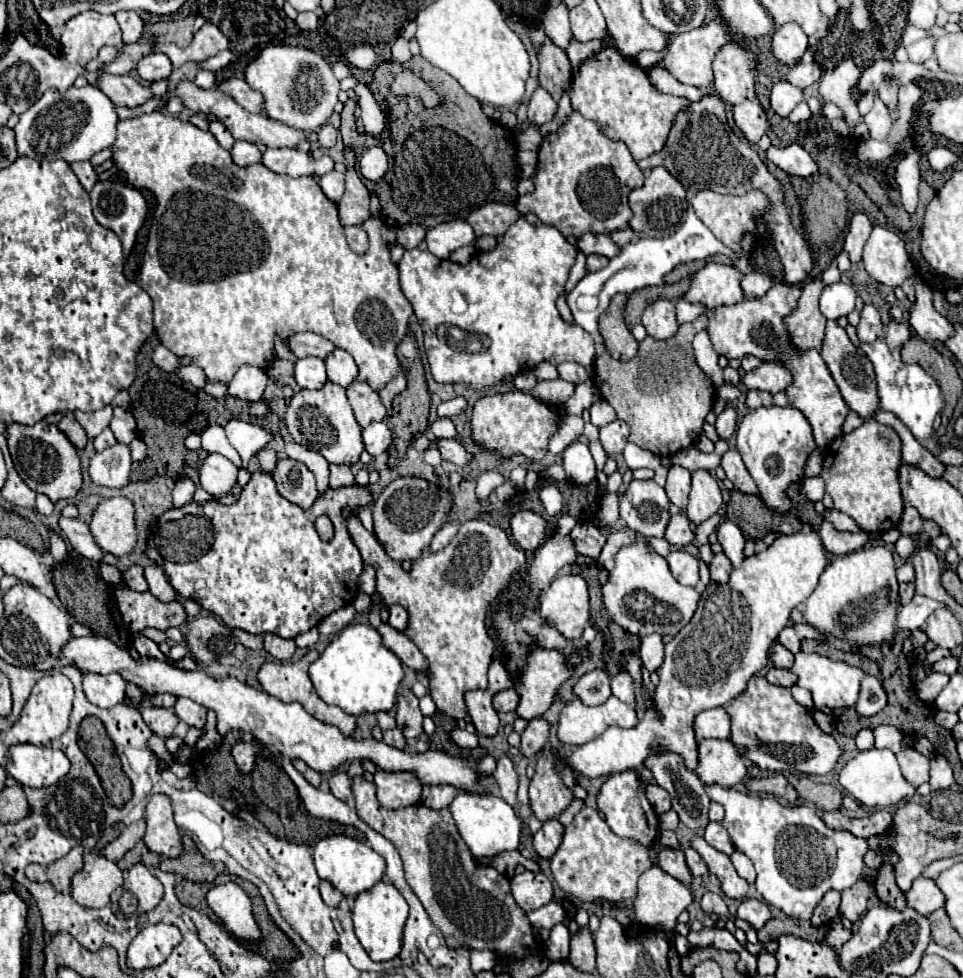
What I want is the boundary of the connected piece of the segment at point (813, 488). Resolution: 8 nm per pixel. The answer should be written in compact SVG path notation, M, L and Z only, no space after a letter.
M805 476L801 480L801 486L803 486L803 492L805 496L811 500L811 502L817 502L823 498L825 494L825 482L821 476Z

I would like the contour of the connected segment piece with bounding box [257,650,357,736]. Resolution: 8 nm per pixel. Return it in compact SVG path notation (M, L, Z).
M311 650L311 652L309 652L305 658L301 658L299 662L267 662L267 664L261 666L261 670L259 670L259 674L257 674L257 680L259 680L261 688L263 688L267 694L271 694L271 696L275 696L275 698L279 698L281 702L287 702L287 704L299 702L299 704L301 704L311 716L315 716L319 722L333 724L333 726L337 726L337 728L341 730L343 736L351 736L351 732L353 732L355 726L357 726L357 718L351 716L351 714L345 714L345 712L343 712L341 708L337 708L337 706L325 704L325 702L319 698L319 694L315 692L315 688L313 688L313 684L311 684L311 680L309 680L307 670L309 670L309 666L311 666L317 658L319 658L319 652L317 652L317 650Z

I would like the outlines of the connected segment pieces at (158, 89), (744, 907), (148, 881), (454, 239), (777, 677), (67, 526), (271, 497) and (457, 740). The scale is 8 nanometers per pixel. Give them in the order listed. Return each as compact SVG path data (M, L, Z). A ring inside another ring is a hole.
M103 74L103 78L99 78L99 90L107 94L115 106L137 108L151 98L163 96L167 90L167 80L143 84L139 78L133 76Z
M745 898L741 904L739 904L739 912L737 916L741 920L747 920L753 928L763 928L767 920L771 920L771 910L765 902L761 900L755 900L755 898Z
M135 864L125 874L123 890L137 898L137 912L153 910L163 898L163 884L143 864Z
M451 220L443 222L427 232L427 244L429 252L435 254L441 260L447 260L453 250L473 244L475 242L475 232L465 220Z
M771 668L769 672L767 672L767 676L765 676L771 684L777 684L777 686L787 686L787 688L791 688L795 682L797 682L797 678L795 678L795 674L791 672L791 670L783 670L783 668Z
M61 518L59 520L61 530L67 534L73 550L93 562L101 562L103 560L103 550L97 546L97 542L93 540L93 534L89 530L89 526L85 522L79 520L71 520L71 518Z
M255 472L241 490L239 500L231 506L209 500L205 504L191 502L165 512L149 536L147 556L155 564L163 566L171 586L183 598L195 600L201 608L219 616L227 626L241 628L249 634L273 632L281 638L295 638L317 626L331 612L355 600L359 592L357 578L363 570L363 558L353 544L353 538L347 530L347 518L341 516L341 510L349 510L351 516L359 516L359 508L369 504L373 504L369 486L353 484L327 488L327 492L319 494L311 508L303 510L277 492L271 474ZM321 514L329 516L335 526L333 538L329 542L321 540L315 530L315 518Z
M453 728L451 734L449 734L449 738L459 748L475 748L477 746L477 736L471 734L471 732L467 732L467 730L461 730L461 728Z

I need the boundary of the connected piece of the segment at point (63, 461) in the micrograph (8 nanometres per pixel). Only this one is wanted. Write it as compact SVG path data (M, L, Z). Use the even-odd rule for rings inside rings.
M45 420L37 422L35 426L9 424L7 442L15 470L29 488L47 494L53 502L61 498L73 498L77 494L77 490L81 488L81 466L77 448L55 424L47 424Z

